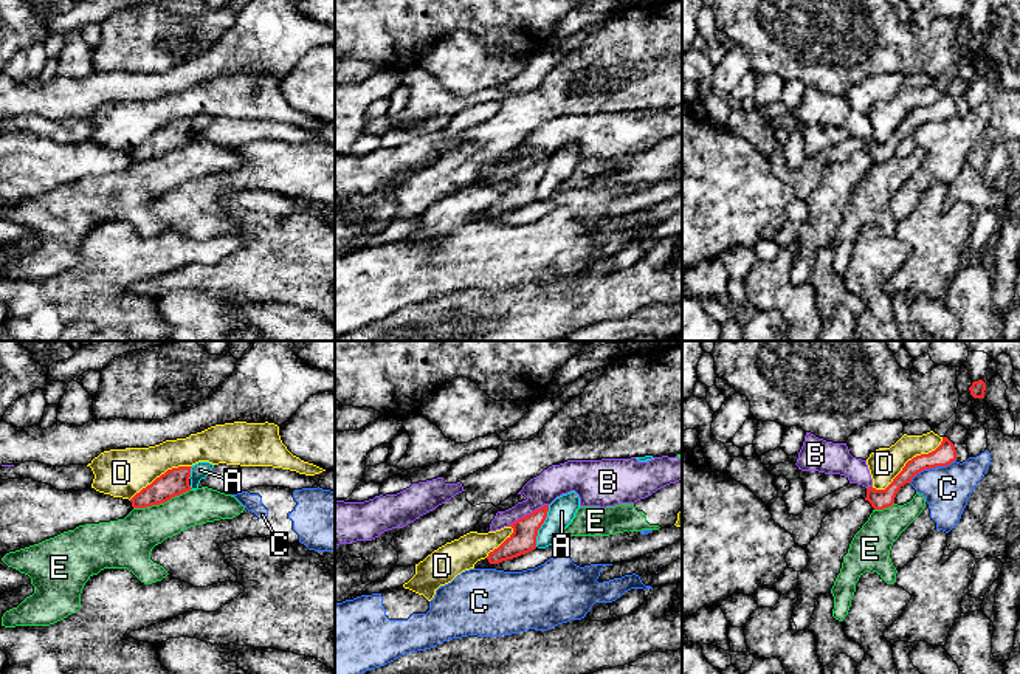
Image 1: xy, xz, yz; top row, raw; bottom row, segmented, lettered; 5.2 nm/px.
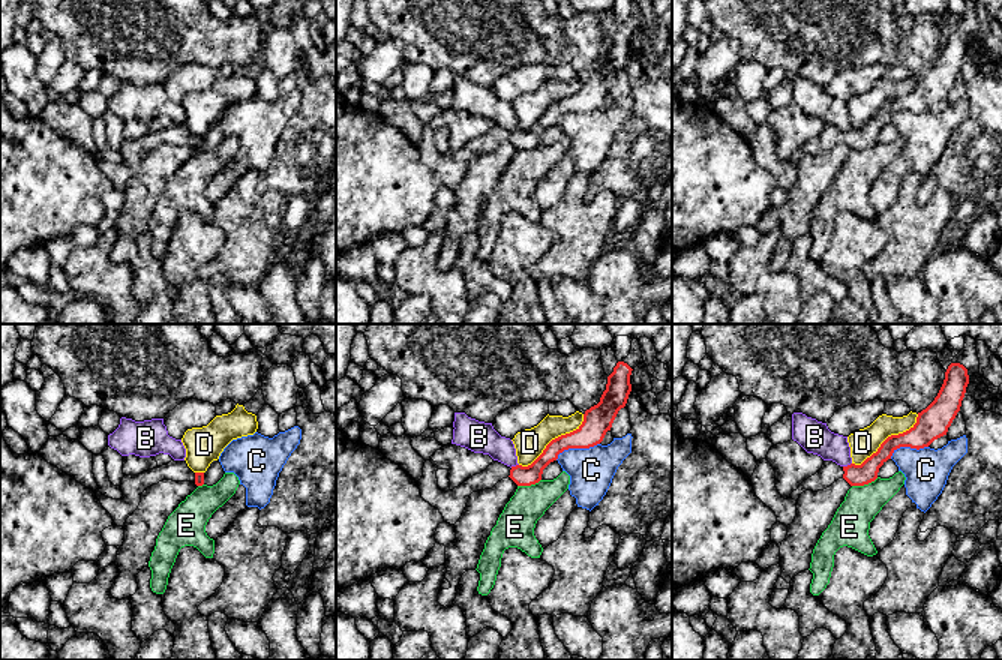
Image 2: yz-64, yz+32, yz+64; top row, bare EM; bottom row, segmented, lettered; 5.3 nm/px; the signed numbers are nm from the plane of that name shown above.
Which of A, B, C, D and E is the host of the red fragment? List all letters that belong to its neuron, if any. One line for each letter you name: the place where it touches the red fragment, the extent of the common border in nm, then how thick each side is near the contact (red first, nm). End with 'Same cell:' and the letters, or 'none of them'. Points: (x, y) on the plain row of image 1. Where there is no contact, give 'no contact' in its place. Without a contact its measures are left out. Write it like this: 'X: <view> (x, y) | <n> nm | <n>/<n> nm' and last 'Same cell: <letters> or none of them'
Same cell: none of them

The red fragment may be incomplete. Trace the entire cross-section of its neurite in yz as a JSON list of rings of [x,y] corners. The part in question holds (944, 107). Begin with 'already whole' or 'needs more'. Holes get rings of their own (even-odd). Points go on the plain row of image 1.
needs more; [[[942,90],[941,98],[929,105],[913,110],[905,116],[902,124],[893,132],[885,143],[876,143],[873,139],[865,141],[857,136],[848,136],[843,141],[818,152],[805,160],[805,163],[794,169],[787,164],[787,156],[778,150],[769,161],[772,172],[781,181],[792,187],[798,200],[806,201],[808,197],[818,187],[823,172],[828,166],[846,161],[857,152],[865,152],[874,163],[884,163],[894,156],[898,144],[910,136],[911,132],[930,121],[947,119],[956,113],[955,98]]]

